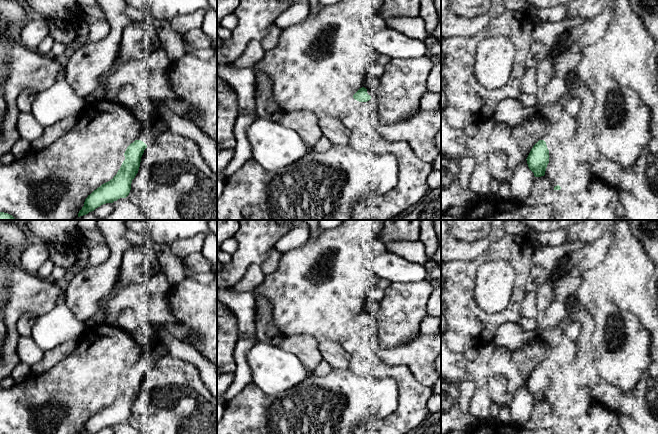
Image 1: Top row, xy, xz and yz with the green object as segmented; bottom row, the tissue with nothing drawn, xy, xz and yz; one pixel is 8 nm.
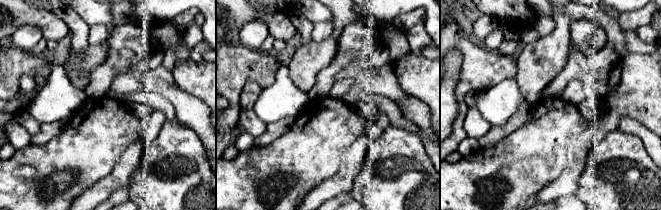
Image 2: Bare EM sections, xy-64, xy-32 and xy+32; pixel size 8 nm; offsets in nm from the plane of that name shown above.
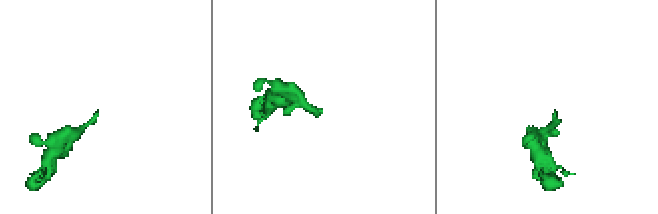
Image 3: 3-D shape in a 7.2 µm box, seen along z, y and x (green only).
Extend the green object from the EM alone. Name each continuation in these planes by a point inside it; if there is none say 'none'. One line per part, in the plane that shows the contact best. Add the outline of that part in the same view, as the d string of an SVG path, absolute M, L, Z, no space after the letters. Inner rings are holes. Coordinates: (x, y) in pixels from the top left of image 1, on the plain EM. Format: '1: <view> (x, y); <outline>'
1: xy (149, 360); M159 340L159 343L163 345L163 352L161 353L161 355L160 355L160 357L159 357L158 359L160 359L161 357L163 357L163 356L166 355L166 354L169 354L169 353L168 353L168 350L167 350L167 345L166 345L162 340ZM149 349L149 350L147 351L148 356L147 356L147 359L146 359L146 360L144 360L144 359L138 359L137 362L136 362L136 364L141 364L141 365L143 365L147 370L148 370L147 366L148 366L149 364L156 364L156 362L157 362L158 359L157 359L157 360L153 360L153 359L149 356L149 354L150 354L151 351L152 351L152 349Z

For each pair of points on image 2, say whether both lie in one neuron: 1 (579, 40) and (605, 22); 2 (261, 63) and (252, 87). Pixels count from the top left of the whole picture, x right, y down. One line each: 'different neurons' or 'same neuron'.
1: different neurons
2: different neurons

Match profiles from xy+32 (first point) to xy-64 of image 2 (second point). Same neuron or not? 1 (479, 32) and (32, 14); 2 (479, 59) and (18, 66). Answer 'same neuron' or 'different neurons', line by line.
1: different neurons
2: same neuron

